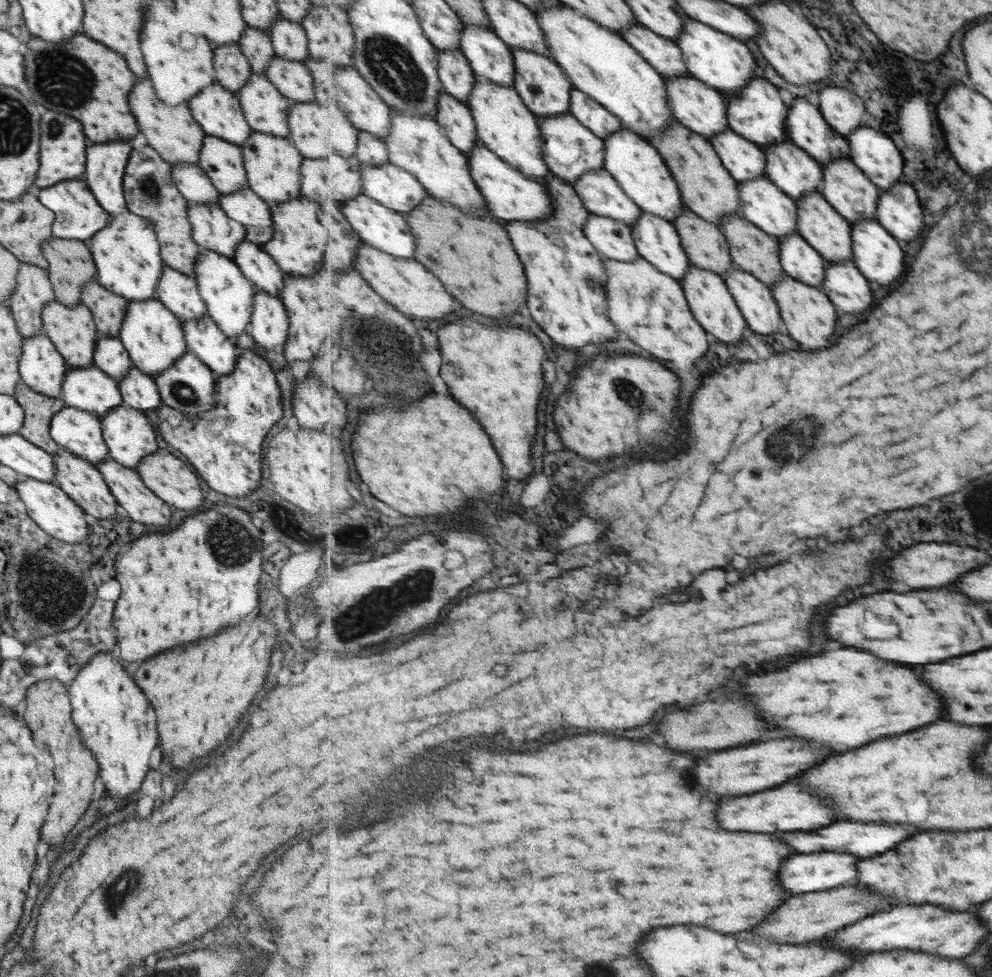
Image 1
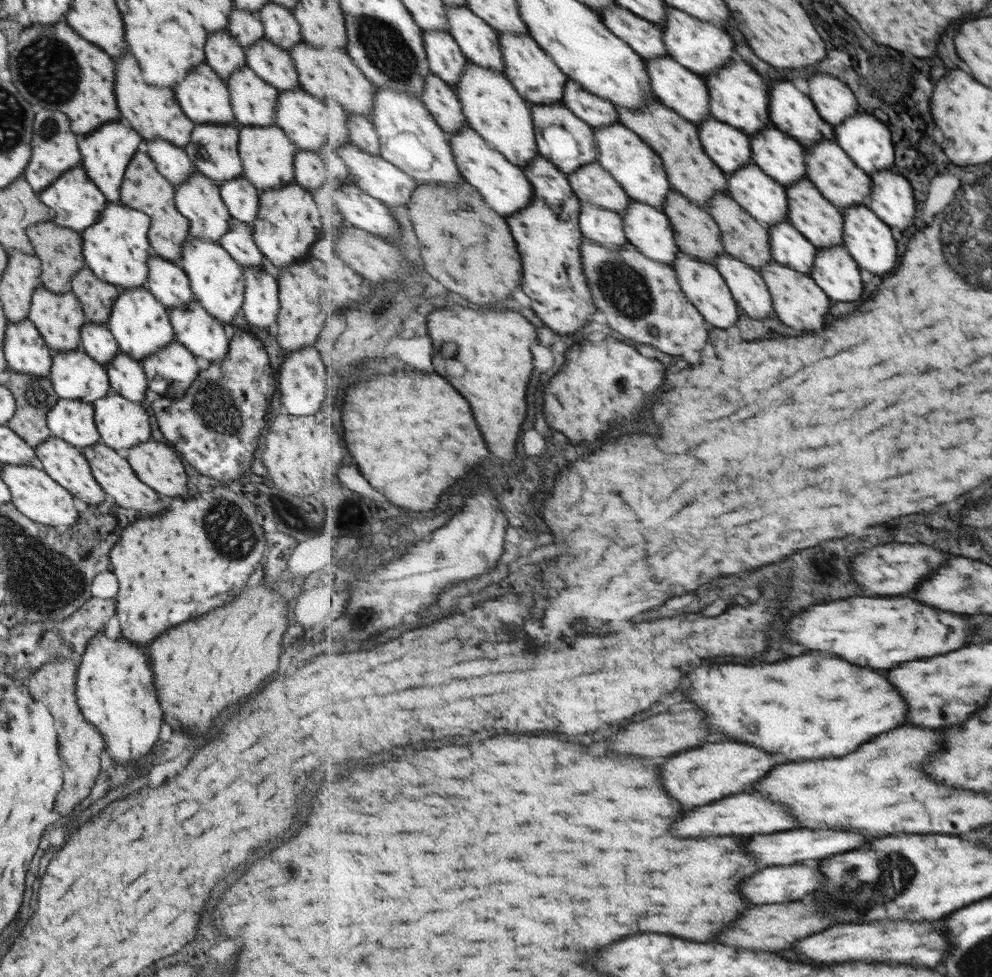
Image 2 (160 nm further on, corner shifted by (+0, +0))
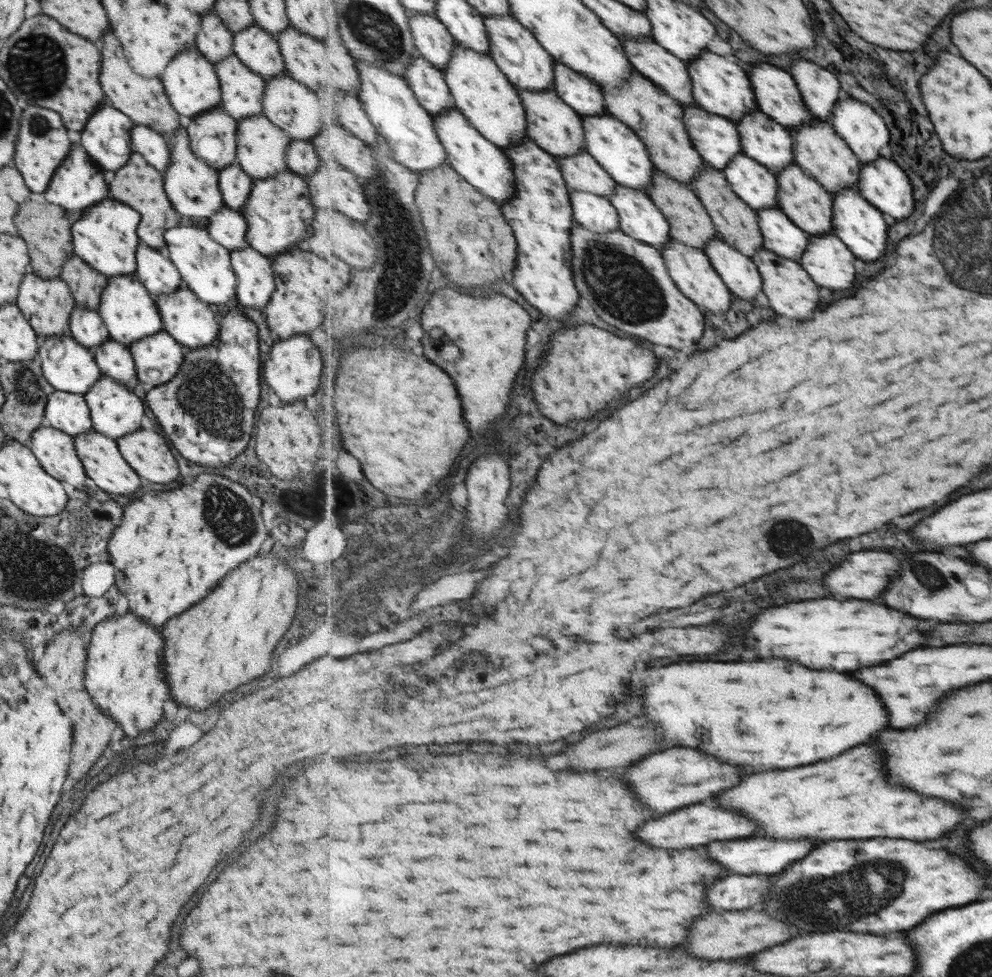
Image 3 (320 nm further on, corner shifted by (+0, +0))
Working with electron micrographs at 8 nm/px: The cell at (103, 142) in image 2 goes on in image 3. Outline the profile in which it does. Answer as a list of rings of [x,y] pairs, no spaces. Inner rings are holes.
[[[109,103],[99,105],[85,121],[84,127],[80,130],[79,145],[83,148],[85,154],[89,155],[91,162],[105,176],[110,175],[113,171],[120,169],[127,162],[131,151],[131,139],[129,129],[134,124],[122,112],[113,108]]]

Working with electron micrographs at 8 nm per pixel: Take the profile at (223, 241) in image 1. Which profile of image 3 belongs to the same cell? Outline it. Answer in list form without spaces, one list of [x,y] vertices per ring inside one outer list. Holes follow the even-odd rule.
[[[185,125],[165,136],[169,147],[169,164],[162,172],[164,193],[177,214],[191,225],[204,227],[207,218],[211,217],[222,204],[222,196],[218,187],[218,171],[205,164],[200,158],[191,154]]]

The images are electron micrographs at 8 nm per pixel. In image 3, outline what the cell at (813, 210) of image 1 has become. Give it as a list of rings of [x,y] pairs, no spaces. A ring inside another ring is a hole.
[[[797,164],[776,173],[780,183],[779,206],[792,221],[806,230],[810,236],[824,235],[833,232],[835,226],[831,222],[834,217],[834,195],[829,194],[815,178],[811,178],[806,170]]]

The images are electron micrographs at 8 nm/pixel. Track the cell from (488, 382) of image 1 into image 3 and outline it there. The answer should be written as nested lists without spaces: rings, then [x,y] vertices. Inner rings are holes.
[[[441,288],[425,306],[421,324],[425,332],[439,332],[425,334],[423,338],[427,358],[451,374],[461,390],[461,402],[465,402],[465,418],[469,418],[477,432],[484,434],[493,420],[507,412],[511,402],[513,384],[525,362],[527,330],[531,328],[529,312],[503,294],[471,296],[453,288]],[[445,342],[455,342],[461,348],[457,362],[441,358],[439,352]]]

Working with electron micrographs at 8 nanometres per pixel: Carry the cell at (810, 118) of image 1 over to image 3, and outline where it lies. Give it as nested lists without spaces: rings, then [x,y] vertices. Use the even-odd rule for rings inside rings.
[[[755,64],[749,72],[749,79],[752,80],[752,87],[756,91],[756,99],[760,110],[769,114],[773,120],[777,120],[777,122],[789,126],[793,130],[793,128],[797,129],[807,123],[812,123],[811,120],[819,119],[803,100],[803,95],[789,72],[785,72],[777,66],[771,66],[771,64]]]

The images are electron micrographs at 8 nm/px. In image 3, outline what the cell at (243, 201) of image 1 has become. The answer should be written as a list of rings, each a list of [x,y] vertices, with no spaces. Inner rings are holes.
[[[236,162],[218,170],[218,187],[222,204],[235,212],[246,205],[251,185],[252,178],[247,176]]]

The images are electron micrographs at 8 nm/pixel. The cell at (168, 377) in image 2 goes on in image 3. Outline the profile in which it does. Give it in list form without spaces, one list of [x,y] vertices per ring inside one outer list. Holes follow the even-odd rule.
[[[163,330],[143,337],[127,347],[134,362],[135,380],[142,384],[141,392],[147,392],[154,386],[171,380],[180,370],[185,350]]]

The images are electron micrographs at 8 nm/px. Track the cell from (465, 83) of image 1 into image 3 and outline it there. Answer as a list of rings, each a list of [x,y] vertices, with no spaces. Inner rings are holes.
[[[411,14],[411,27],[416,40],[417,49],[423,57],[432,62],[439,70],[445,70],[452,62],[452,54],[456,52],[456,39],[449,32],[445,24],[435,15]]]

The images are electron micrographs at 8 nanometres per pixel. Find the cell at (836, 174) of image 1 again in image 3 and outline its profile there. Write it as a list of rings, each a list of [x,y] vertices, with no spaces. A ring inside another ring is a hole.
[[[821,118],[799,127],[799,130],[791,130],[792,137],[796,141],[795,164],[809,170],[813,178],[817,178],[831,194],[839,193],[841,189],[858,188],[861,178],[863,164],[859,162],[848,142],[836,131],[831,120],[825,121]]]

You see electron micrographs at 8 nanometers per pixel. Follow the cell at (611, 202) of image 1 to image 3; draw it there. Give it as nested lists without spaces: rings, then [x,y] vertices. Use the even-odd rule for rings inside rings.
[[[588,151],[577,156],[561,157],[558,161],[571,190],[592,192],[608,199],[616,192],[616,179]]]

